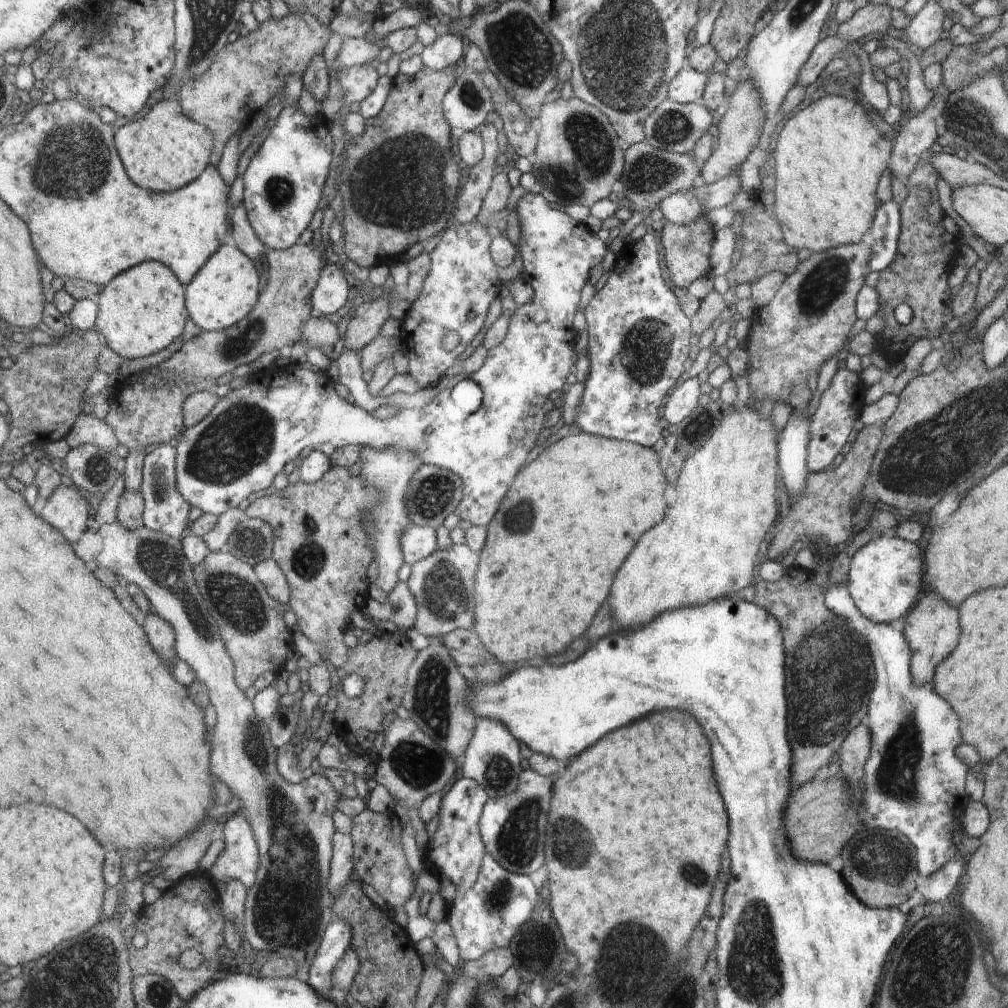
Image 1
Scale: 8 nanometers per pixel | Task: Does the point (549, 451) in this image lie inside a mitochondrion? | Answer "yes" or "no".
no

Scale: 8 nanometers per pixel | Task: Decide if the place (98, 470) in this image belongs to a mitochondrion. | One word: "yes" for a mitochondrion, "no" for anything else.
yes

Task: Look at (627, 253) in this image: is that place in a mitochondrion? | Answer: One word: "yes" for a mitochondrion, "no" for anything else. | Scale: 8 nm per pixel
no

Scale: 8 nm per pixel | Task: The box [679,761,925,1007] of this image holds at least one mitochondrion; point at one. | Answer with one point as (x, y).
(754, 973)

